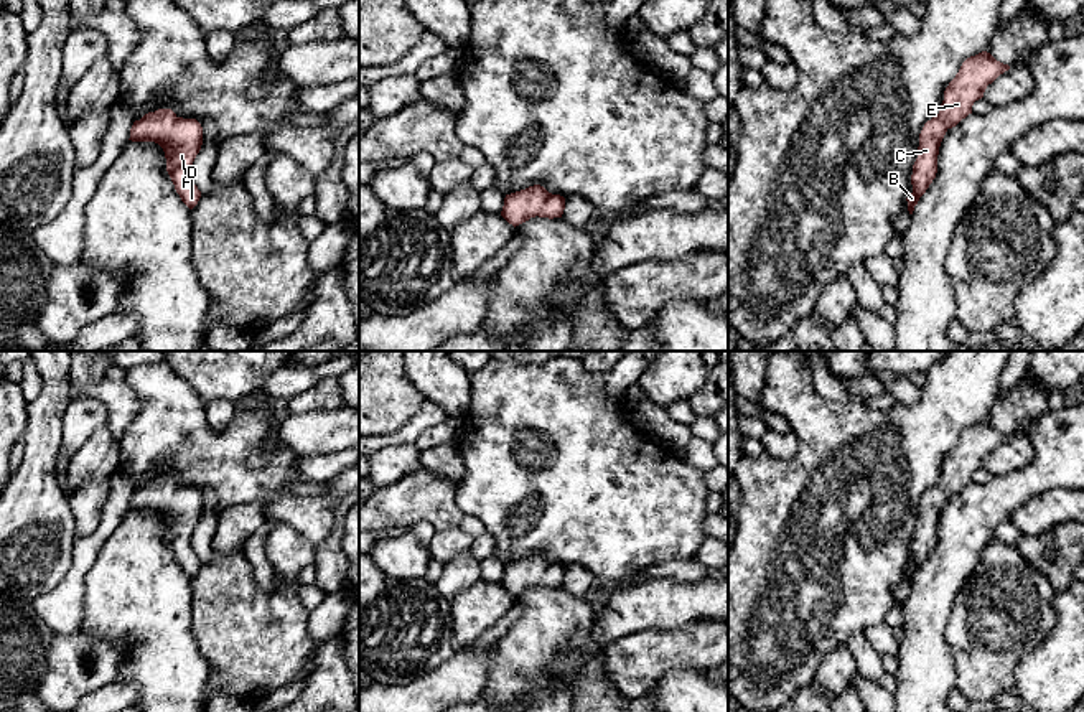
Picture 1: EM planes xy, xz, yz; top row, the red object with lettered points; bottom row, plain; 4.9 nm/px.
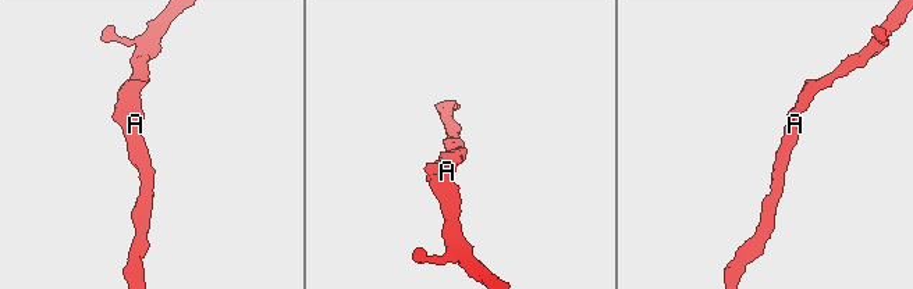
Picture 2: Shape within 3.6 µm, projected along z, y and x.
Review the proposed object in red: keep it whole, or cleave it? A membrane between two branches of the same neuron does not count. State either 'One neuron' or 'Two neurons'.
One neuron

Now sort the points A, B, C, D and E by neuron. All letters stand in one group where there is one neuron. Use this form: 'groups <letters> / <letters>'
groups A B C D E

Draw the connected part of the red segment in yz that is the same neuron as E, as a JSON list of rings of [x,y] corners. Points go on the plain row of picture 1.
[[[987,420],[962,432],[944,460],[939,483],[927,490],[919,503],[918,527],[911,544],[913,562],[906,567],[909,583],[936,547],[939,516],[946,501],[972,483],[974,471],[984,466],[987,455],[1008,438],[1008,433],[997,430]]]

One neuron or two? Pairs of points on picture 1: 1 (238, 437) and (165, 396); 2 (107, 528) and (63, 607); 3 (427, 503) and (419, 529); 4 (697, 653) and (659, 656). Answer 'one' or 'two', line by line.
1: one
2: one
3: two
4: one

